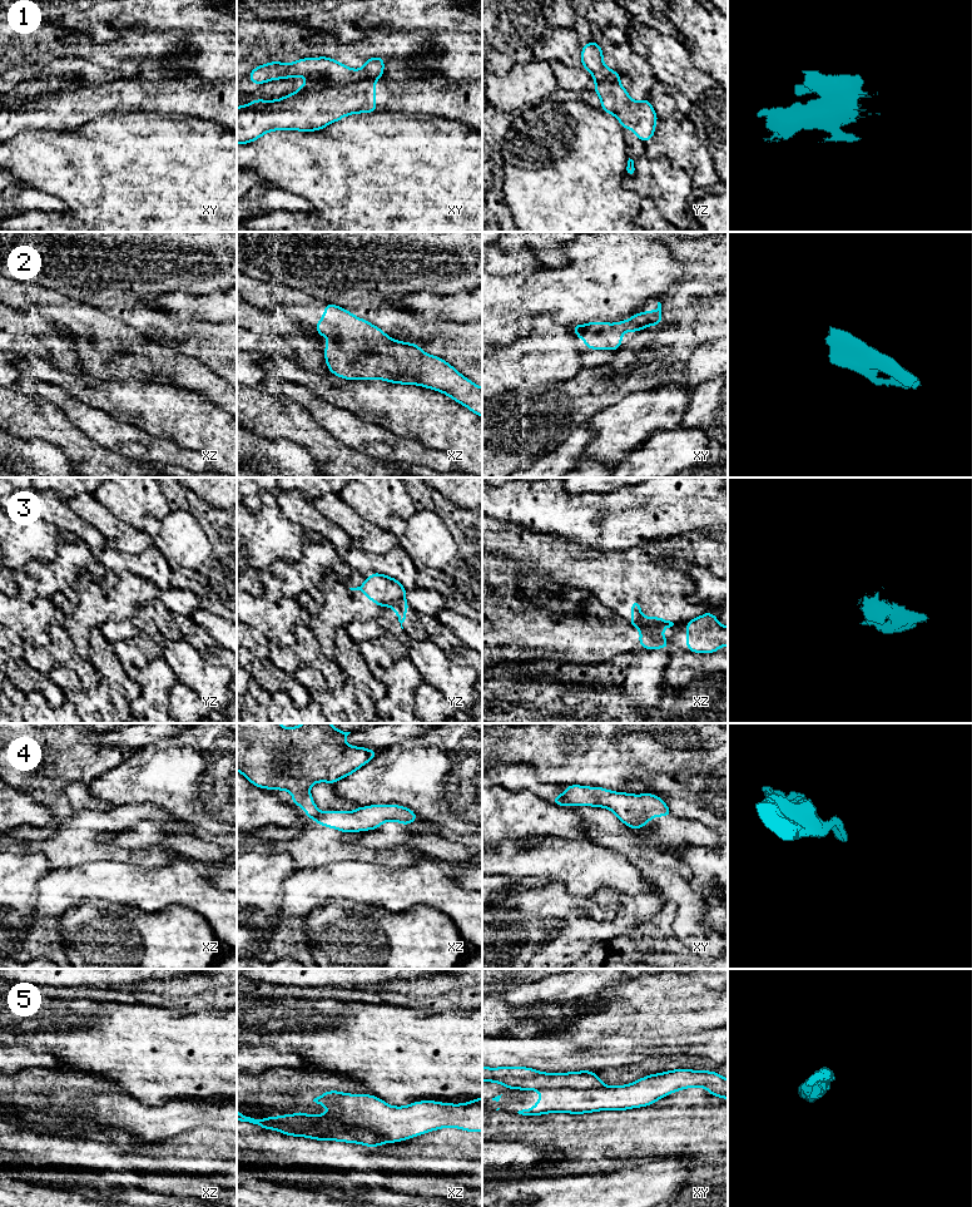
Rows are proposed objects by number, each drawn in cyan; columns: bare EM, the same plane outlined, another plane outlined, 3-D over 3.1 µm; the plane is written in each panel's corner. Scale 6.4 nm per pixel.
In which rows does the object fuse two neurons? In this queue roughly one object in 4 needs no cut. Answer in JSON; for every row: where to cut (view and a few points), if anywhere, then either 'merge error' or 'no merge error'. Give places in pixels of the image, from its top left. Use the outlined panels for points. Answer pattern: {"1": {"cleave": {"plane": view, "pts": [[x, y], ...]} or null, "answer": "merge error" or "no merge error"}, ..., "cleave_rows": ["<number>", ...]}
{"1": {"cleave": {"plane": "xy", "pts": [[376, 79], [360, 78], [342, 84], [302, 87]]}, "answer": "merge error"}, "2": {"cleave": null, "answer": "no merge error"}, "3": {"cleave": {"plane": "xz", "pts": [[644, 633], [646, 636], [659, 634]]}, "answer": "merge error"}, "4": {"cleave": {"plane": "xz", "pts": [[321, 812], [315, 819]]}, "answer": "merge error"}, "5": {"cleave": {"plane": "xy", "pts": [[605, 1086], [541, 1089]]}, "answer": "merge error"}, "cleave_rows": ["1", "3", "4", "5"]}

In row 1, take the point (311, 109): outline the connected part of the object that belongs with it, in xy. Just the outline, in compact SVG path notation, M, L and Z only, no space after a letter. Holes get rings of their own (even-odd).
M376 79L343 85L319 84L277 100L254 99L237 107L237 144L257 140L272 130L314 132L348 114L377 113Z

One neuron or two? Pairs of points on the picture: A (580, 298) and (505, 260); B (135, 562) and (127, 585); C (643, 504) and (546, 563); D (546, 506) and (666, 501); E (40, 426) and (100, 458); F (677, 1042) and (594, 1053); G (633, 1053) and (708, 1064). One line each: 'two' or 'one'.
A: two
B: two
C: two
D: one
E: one
F: one
G: two

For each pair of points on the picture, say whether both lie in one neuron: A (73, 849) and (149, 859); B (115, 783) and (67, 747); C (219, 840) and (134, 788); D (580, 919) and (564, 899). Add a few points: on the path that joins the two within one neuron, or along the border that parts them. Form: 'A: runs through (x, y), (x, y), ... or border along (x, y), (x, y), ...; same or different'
A: runs through (92, 849), (105, 849), (130, 856); same
B: border along (127, 758), (87, 783); different
C: border along (198, 827), (209, 832), (223, 834); different
D: border along (563, 916), (570, 910), (583, 909), (599, 920); different

